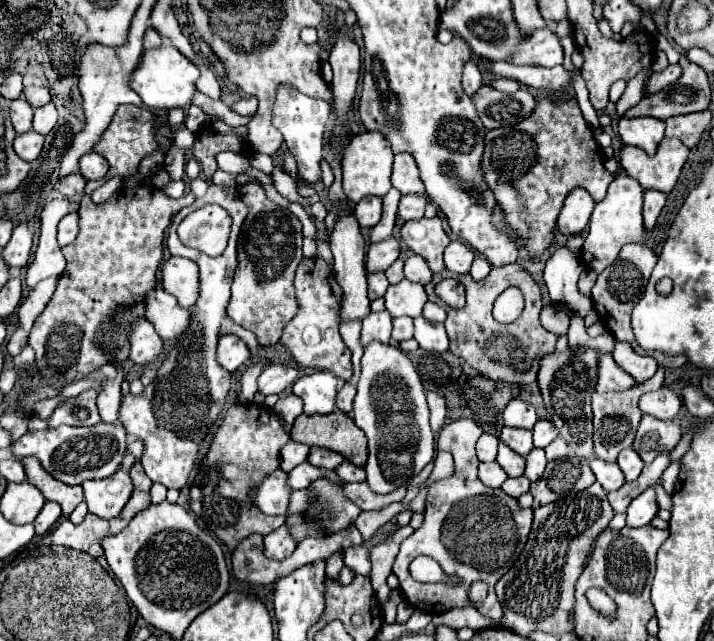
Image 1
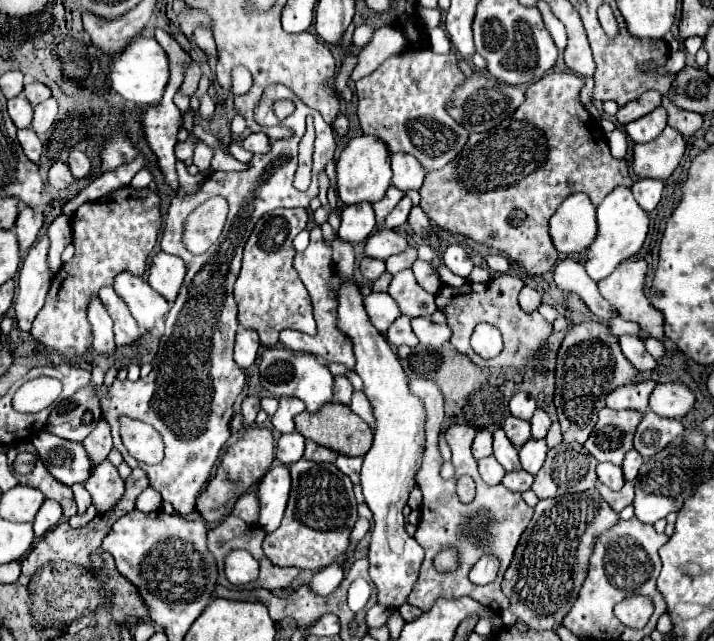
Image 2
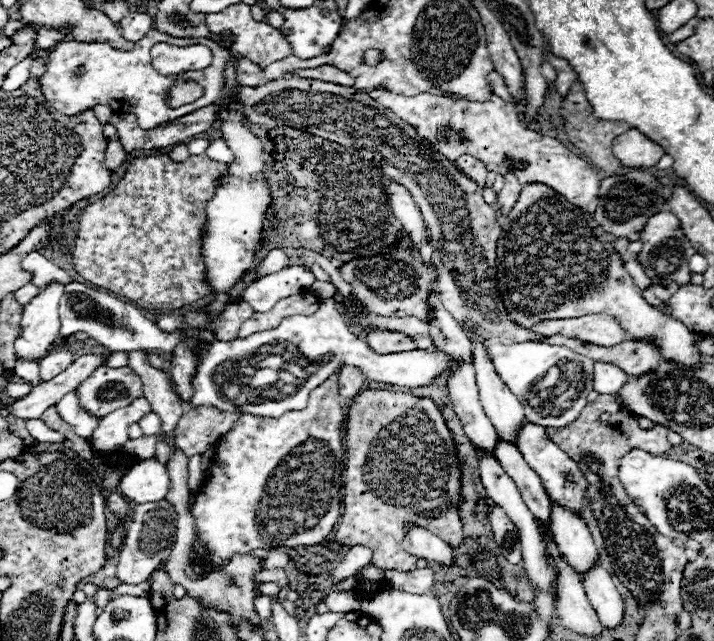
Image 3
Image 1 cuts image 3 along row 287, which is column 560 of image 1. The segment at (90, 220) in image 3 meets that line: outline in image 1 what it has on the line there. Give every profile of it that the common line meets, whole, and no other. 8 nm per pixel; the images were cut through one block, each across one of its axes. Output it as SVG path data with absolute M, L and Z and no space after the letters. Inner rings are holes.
M542 98L538 100L532 114L524 120L520 120L516 126L508 128L496 128L488 130L484 138L484 154L482 154L482 170L484 178L494 192L494 198L504 214L504 222L512 232L522 240L528 258L532 262L540 260L540 256L554 244L554 226L556 216L562 208L564 198L574 188L584 188L590 192L590 196L600 202L606 196L608 184L614 180L614 174L610 174L604 168L604 156L594 140L590 124L584 120L578 102L576 100L556 100L556 98Z

